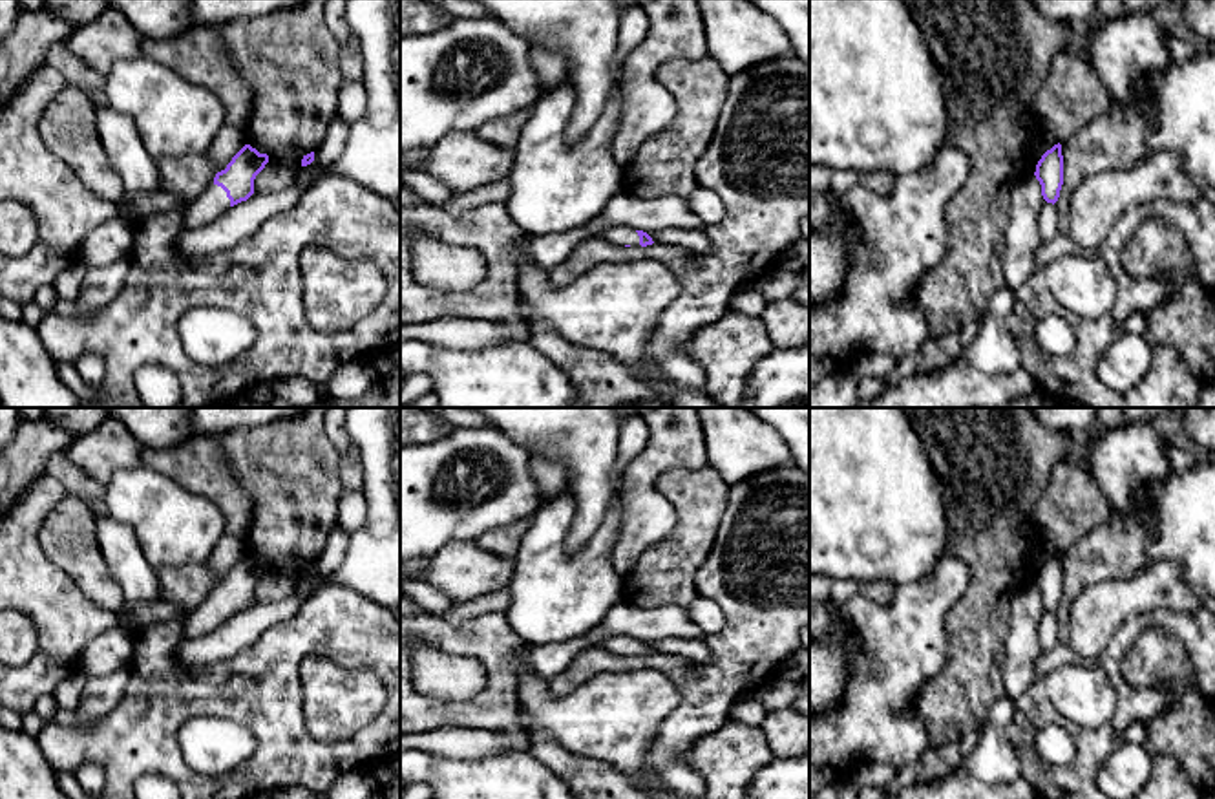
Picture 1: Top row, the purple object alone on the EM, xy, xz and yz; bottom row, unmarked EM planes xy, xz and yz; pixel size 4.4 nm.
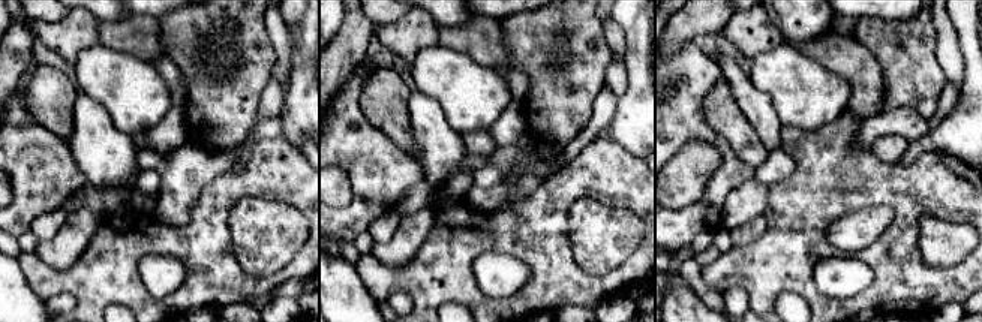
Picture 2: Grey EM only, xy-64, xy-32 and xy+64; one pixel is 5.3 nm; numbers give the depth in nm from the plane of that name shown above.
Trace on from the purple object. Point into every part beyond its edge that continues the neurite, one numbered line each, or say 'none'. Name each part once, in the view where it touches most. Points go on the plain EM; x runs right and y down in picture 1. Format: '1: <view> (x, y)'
1: xy (212, 611)

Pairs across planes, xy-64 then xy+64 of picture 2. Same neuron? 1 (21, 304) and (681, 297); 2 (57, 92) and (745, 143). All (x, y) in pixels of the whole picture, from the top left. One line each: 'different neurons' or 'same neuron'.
1: same neuron
2: same neuron

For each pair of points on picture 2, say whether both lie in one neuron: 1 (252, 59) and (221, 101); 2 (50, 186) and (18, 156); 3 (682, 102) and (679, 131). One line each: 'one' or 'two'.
1: one
2: one
3: one

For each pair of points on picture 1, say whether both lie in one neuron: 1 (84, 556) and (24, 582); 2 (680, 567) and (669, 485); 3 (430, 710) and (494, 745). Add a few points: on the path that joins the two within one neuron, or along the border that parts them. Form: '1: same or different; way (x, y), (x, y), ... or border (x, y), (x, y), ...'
1: different; border (39, 529), (42, 551), (88, 598)
2: same; way (687, 547), (687, 505)
3: different; border (505, 732), (433, 728), (421, 734)

